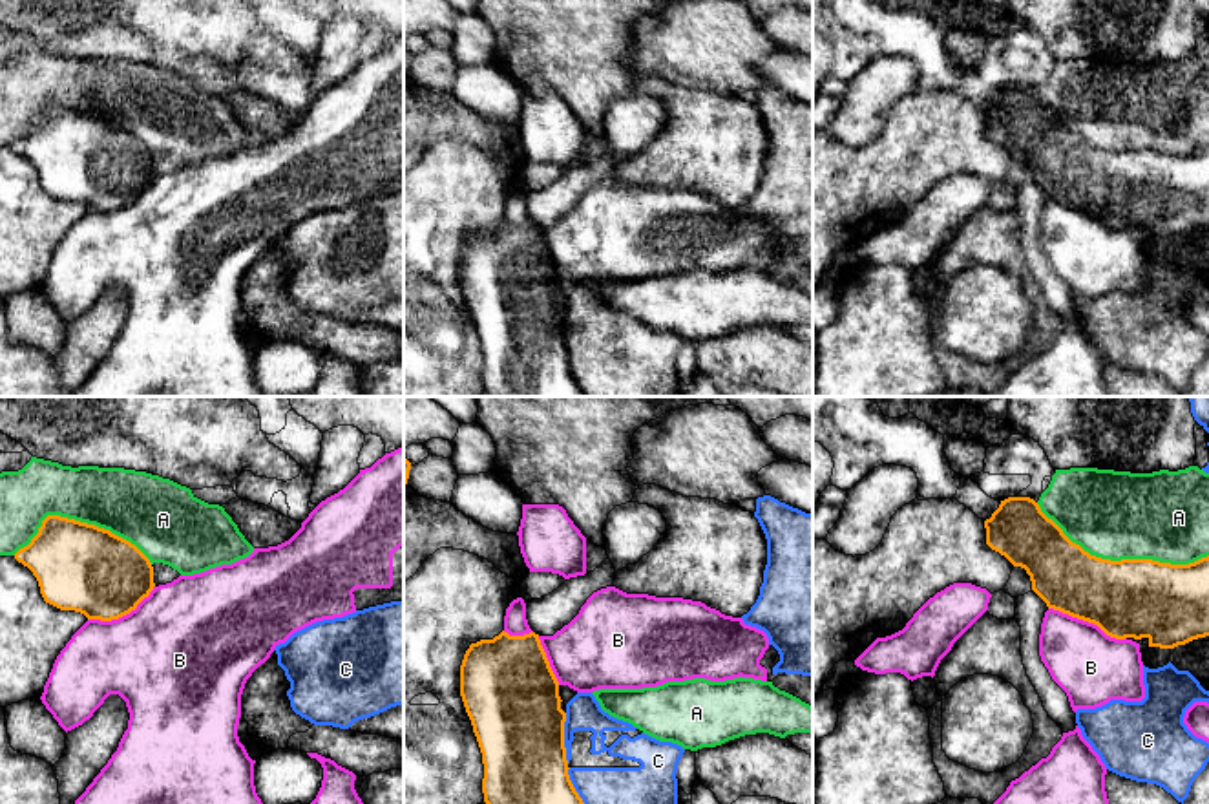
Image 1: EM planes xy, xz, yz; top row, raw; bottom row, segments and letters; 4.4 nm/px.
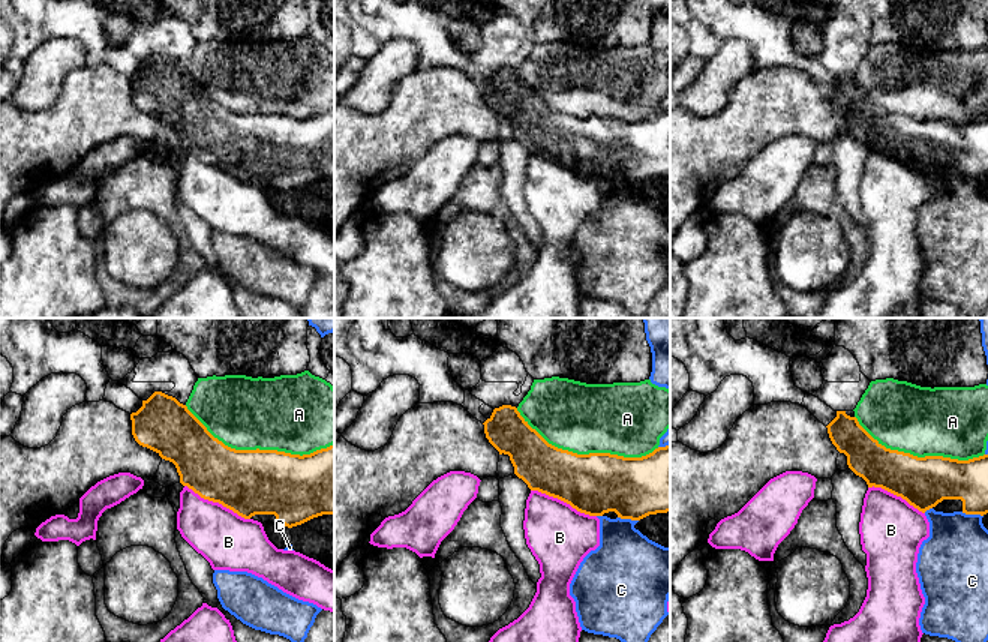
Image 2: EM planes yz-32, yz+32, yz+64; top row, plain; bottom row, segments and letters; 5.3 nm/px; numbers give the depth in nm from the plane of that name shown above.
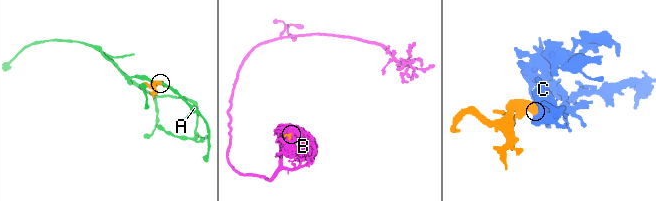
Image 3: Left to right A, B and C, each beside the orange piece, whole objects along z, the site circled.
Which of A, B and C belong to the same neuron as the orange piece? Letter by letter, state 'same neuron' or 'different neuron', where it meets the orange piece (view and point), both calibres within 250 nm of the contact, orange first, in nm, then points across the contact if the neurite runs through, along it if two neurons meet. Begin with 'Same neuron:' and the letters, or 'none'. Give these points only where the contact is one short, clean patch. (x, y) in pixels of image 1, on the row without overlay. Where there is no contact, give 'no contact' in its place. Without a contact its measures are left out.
Same neuron: B
A: different neuron; meets orange in yz at (1122, 150); 360 nm thick on the orange side, 380 nm on the other
B: same neuron; meets orange in yz at (1087, 211); 360 nm thick on the orange side, 320 nm on the other
C: different neuron; meets orange in xz at (563, 329); 400 nm thick on the orange side, 160 nm on the other

